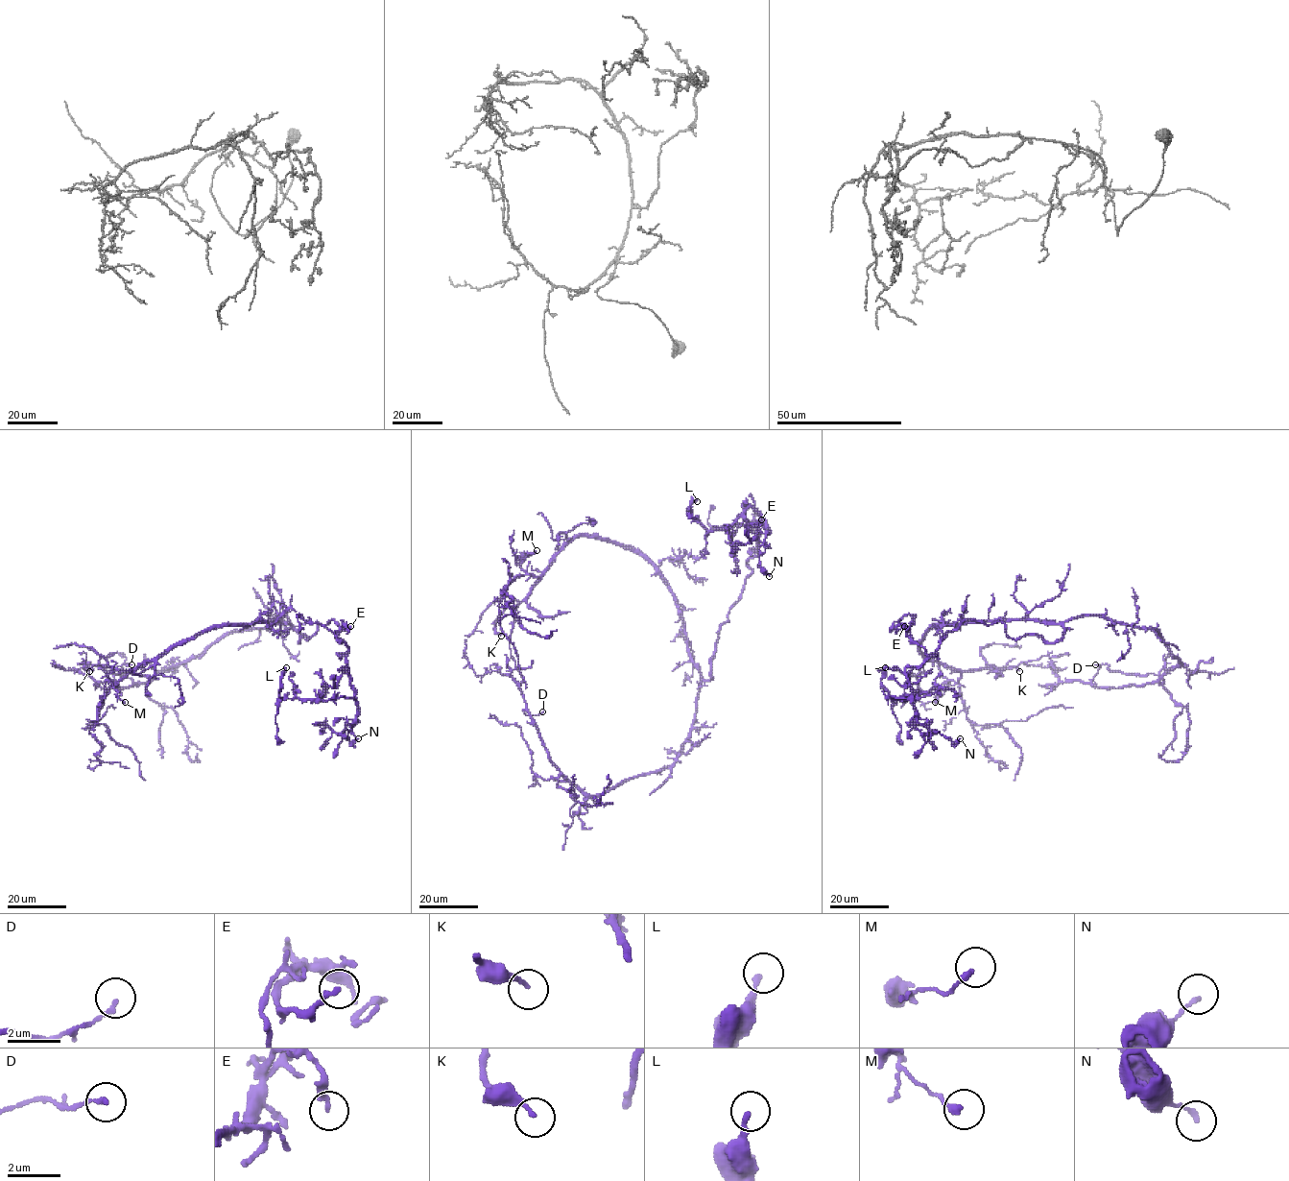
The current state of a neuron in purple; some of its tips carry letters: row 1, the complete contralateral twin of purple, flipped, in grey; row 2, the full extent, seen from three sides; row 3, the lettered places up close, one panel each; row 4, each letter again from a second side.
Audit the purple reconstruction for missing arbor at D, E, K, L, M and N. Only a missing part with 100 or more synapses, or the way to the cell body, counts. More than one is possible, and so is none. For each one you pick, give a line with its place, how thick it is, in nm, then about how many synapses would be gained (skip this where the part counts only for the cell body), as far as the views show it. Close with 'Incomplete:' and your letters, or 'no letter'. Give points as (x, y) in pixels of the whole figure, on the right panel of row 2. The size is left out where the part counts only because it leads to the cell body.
Incomplete: no letter

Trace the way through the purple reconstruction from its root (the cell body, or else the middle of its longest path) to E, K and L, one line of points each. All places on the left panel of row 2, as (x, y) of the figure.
E: (284, 622), (300, 642), (316, 632), (317, 621), (332, 619), (346, 655), (338, 635), (343, 624), (350, 626)
K: (284, 622), (268, 619), (215, 626), (174, 644), (133, 670), (98, 664), (83, 667), (89, 671)
L: (284, 622), (300, 642), (317, 621), (336, 622), (355, 698), (281, 699), (286, 667)

